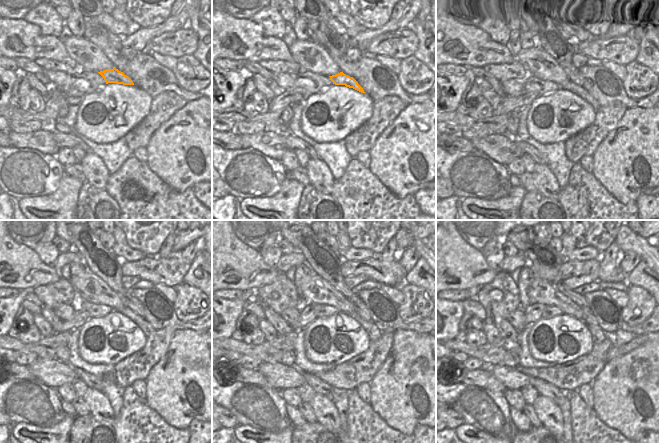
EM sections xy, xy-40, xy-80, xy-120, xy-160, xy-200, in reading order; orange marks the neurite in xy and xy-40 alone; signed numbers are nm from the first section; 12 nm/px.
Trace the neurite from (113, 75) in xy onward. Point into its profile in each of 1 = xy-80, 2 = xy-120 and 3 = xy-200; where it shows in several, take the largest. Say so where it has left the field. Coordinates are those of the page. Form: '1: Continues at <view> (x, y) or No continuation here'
1: Continues at xy-80 (568, 85)
2: Continues at xy-120 (147, 329)
3: Continues at xy-200 (597, 334)

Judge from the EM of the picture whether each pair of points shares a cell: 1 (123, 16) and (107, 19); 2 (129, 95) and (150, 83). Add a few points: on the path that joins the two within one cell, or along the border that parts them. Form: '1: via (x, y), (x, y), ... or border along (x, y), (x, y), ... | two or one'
1: border along (111, 14), (114, 19), (126, 25), (127, 35) | two
2: border along (134, 84), (143, 89), (152, 98) | two

